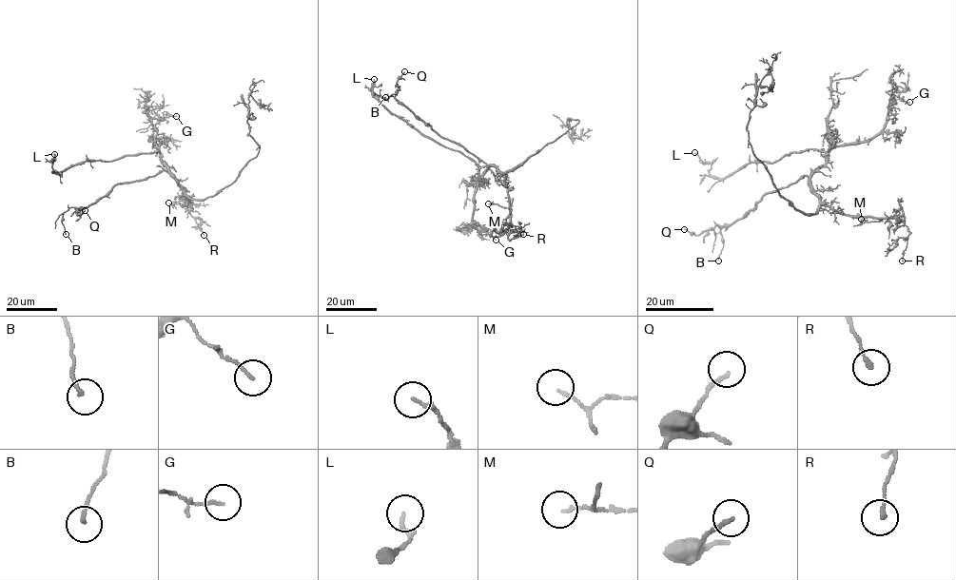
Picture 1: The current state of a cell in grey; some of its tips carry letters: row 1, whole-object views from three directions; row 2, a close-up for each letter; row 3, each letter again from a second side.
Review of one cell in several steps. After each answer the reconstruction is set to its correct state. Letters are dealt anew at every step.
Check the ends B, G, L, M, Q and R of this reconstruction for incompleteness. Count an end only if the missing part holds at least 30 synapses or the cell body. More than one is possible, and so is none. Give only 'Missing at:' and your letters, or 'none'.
Missing at: none

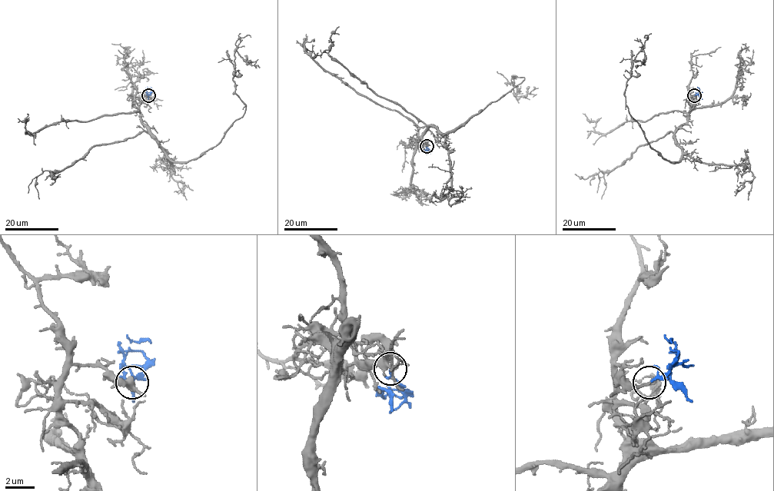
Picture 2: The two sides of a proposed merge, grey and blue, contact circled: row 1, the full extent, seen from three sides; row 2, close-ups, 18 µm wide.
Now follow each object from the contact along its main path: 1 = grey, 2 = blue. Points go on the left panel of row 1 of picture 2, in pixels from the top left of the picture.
1: (147, 95), (135, 96), (141, 123), (170, 157), (188, 162), (245, 111), (234, 52), (259, 68)
2: (147, 95), (151, 92), (149, 90), (147, 91), (148, 99)

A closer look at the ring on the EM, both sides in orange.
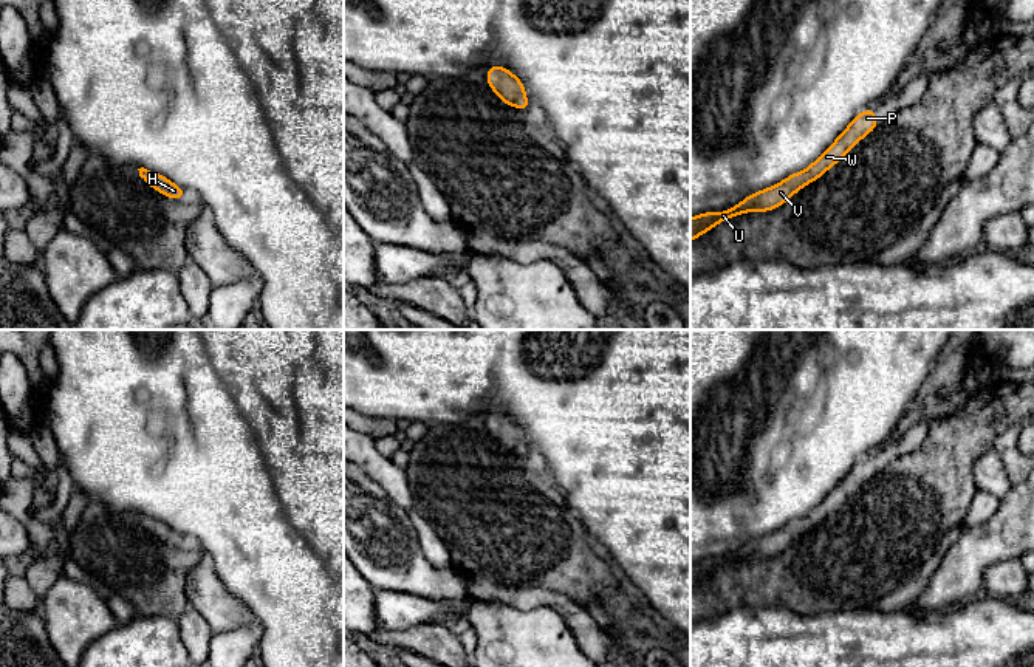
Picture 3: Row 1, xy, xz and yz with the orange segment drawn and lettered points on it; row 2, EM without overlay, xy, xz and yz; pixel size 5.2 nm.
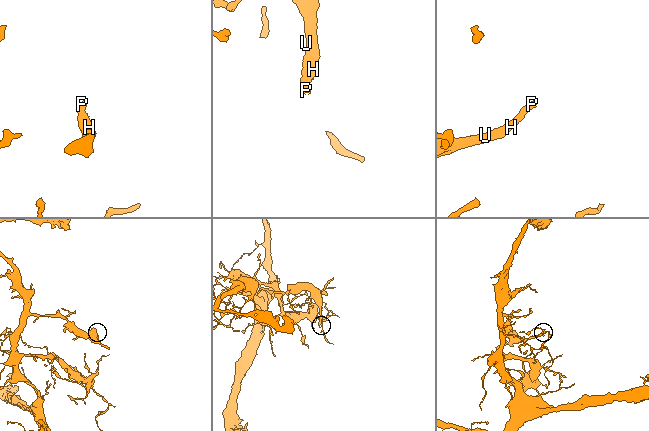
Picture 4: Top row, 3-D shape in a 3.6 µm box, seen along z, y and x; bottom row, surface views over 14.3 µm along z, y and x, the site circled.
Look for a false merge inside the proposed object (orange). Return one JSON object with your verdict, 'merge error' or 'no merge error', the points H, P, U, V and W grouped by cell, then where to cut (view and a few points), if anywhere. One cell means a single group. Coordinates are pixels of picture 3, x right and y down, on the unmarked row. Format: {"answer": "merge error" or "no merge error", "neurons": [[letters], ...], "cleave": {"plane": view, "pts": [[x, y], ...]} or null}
{"answer": "no merge error", "neurons": [["H", "P", "U", "V", "W"]], "cleave": null}

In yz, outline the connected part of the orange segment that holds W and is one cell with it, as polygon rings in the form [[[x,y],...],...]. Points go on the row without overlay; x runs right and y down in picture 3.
[[[873,453],[859,460],[837,486],[803,518],[796,518],[779,531],[751,540],[723,559],[704,559],[690,565],[690,590],[701,580],[709,579],[715,571],[731,566],[751,557],[768,559],[788,548],[796,539],[806,531],[820,525],[830,514],[837,511],[851,494],[878,474]]]

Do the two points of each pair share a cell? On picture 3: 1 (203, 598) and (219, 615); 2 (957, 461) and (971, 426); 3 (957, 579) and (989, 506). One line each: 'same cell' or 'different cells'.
1: same cell
2: same cell
3: different cells

